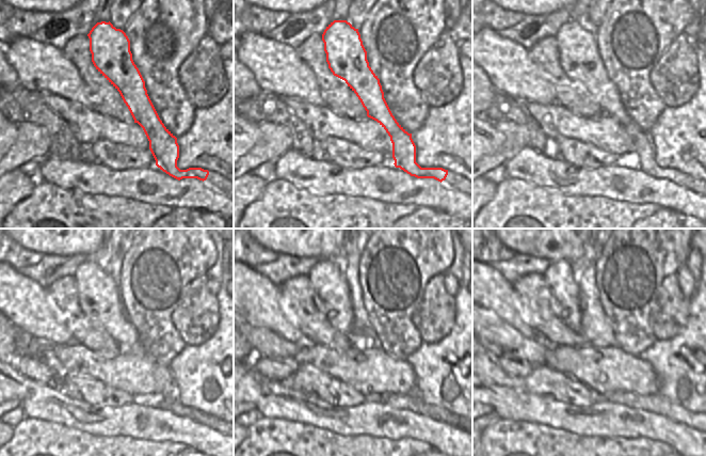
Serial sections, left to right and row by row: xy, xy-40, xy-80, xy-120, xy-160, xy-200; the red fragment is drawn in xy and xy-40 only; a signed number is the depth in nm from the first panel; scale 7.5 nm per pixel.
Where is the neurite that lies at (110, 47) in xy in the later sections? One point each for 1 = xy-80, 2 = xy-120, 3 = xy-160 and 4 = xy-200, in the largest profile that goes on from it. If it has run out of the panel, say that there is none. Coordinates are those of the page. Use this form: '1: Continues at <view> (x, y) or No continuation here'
1: Continues at xy-80 (578, 54)
2: Continues at xy-120 (99, 298)
3: Continues at xy-160 (331, 295)
4: Continues at xy-200 (563, 292).

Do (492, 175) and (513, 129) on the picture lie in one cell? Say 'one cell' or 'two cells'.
two cells

